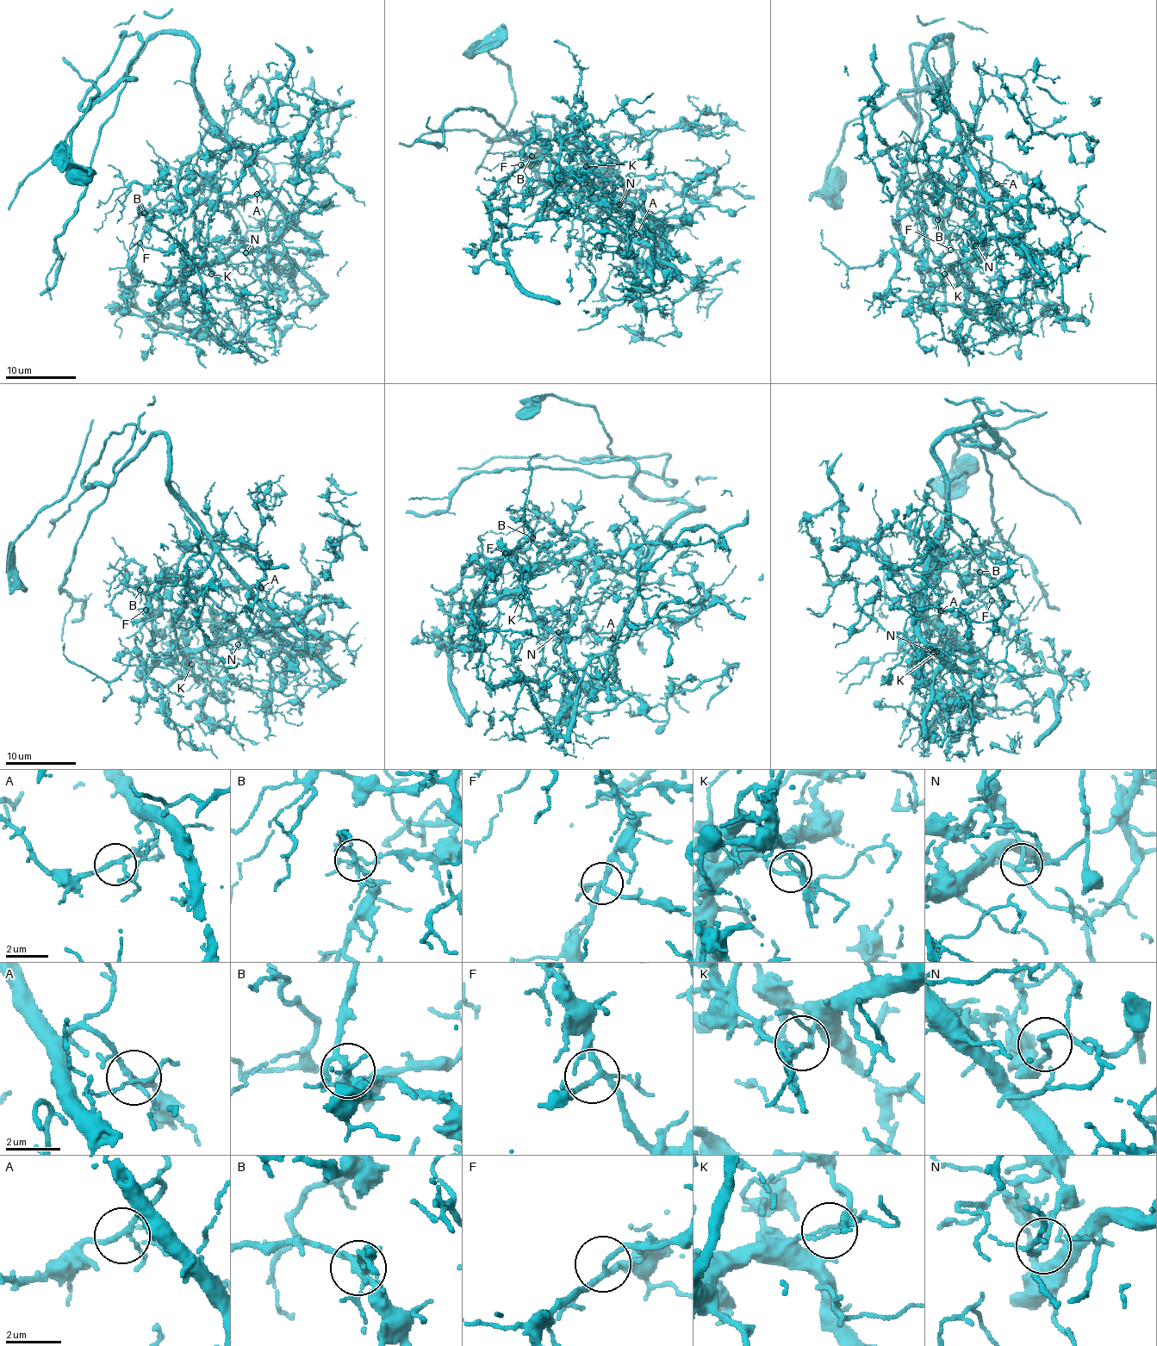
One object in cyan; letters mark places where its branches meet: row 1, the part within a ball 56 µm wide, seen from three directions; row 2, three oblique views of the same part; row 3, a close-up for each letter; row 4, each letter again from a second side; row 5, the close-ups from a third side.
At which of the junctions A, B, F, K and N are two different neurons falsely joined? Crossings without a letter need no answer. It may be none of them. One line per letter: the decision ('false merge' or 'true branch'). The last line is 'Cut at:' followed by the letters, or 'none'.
A: true branch
B: false merge
F: true branch
K: false merge
N: false merge
Cut at: B, K, N

